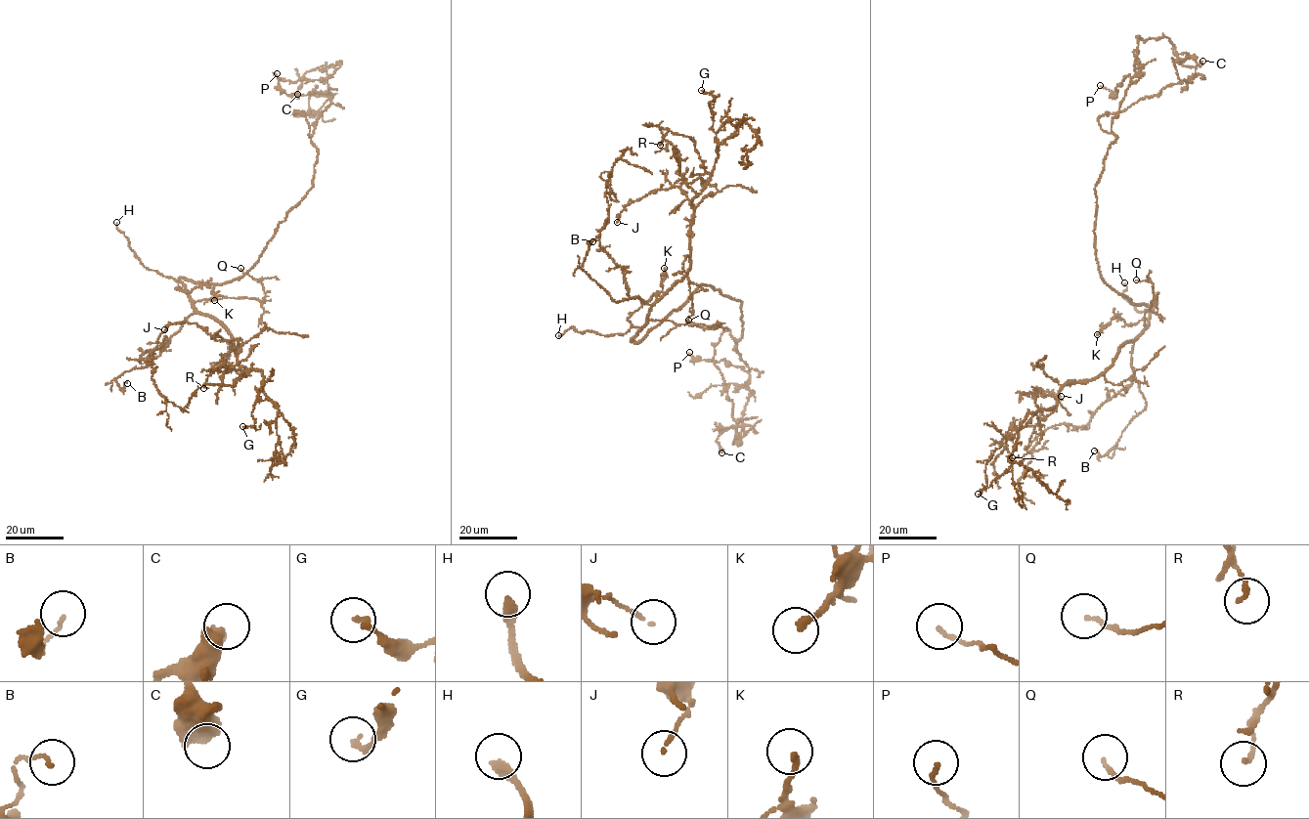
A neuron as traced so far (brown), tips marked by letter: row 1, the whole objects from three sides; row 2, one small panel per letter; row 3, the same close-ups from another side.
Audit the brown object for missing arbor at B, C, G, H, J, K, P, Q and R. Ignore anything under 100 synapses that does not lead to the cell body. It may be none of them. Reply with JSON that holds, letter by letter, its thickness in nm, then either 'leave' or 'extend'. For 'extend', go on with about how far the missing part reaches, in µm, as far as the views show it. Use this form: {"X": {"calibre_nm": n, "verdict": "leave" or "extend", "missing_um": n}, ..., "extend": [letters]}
{"B": {"calibre_nm": 90, "verdict": "leave"}, "C": {"calibre_nm": 650, "verdict": "leave"}, "G": {"calibre_nm": 160, "verdict": "leave"}, "H": {"calibre_nm": 360, "verdict": "leave"}, "J": {"calibre_nm": 100, "verdict": "leave"}, "K": {"calibre_nm": 200, "verdict": "leave"}, "P": {"calibre_nm": 120, "verdict": "leave"}, "Q": {"calibre_nm": 100, "verdict": "leave"}, "R": {"calibre_nm": 140, "verdict": "leave"}, "extend": []}

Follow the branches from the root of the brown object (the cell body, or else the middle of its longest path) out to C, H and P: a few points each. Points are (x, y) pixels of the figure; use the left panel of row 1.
C: (213, 284), (247, 272), (313, 187), (311, 138), (339, 64), (308, 70), (297, 94)
H: (213, 284), (181, 278), (185, 292), (170, 277), (146, 269), (116, 222)
P: (213, 284), (247, 272), (285, 214), (313, 187), (318, 153), (311, 138), (331, 96), (286, 95), (277, 73)

